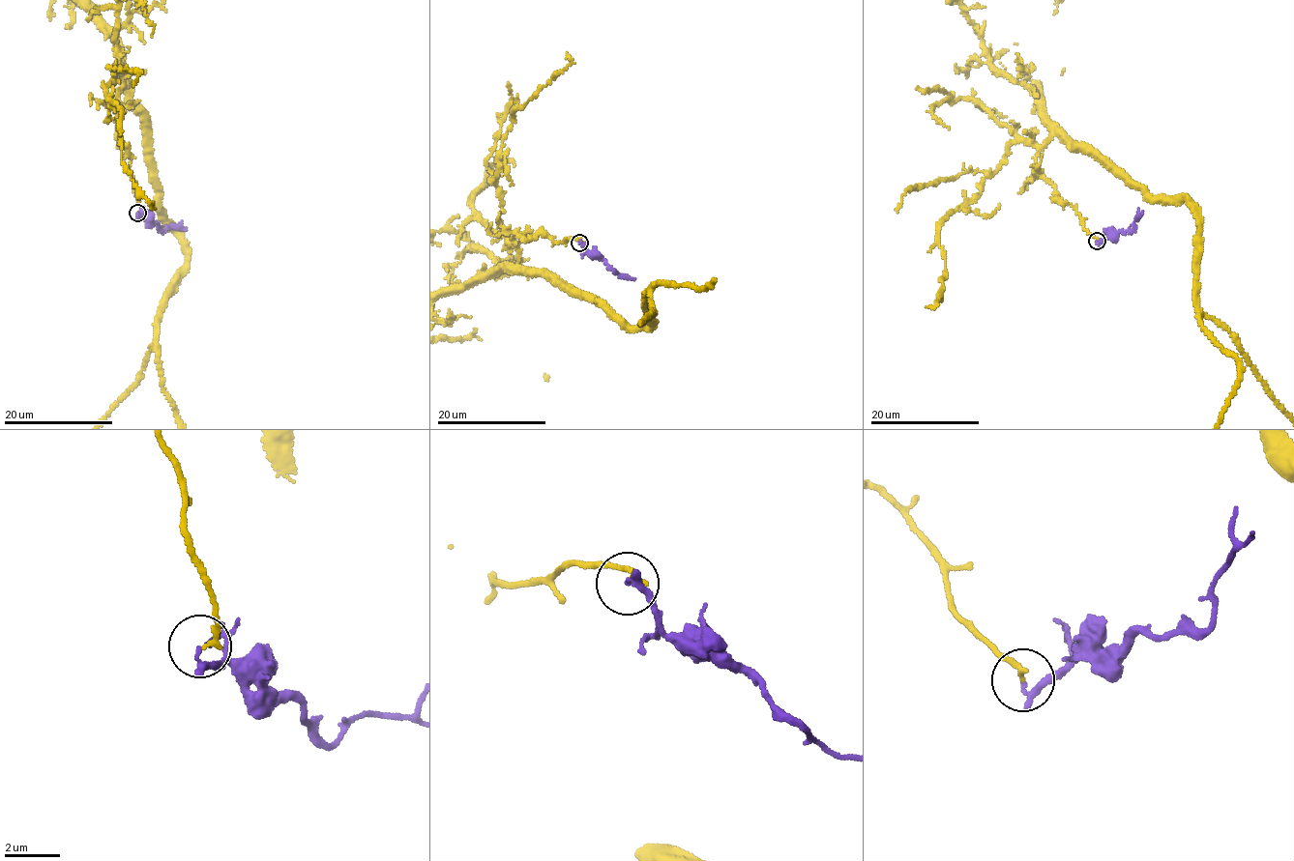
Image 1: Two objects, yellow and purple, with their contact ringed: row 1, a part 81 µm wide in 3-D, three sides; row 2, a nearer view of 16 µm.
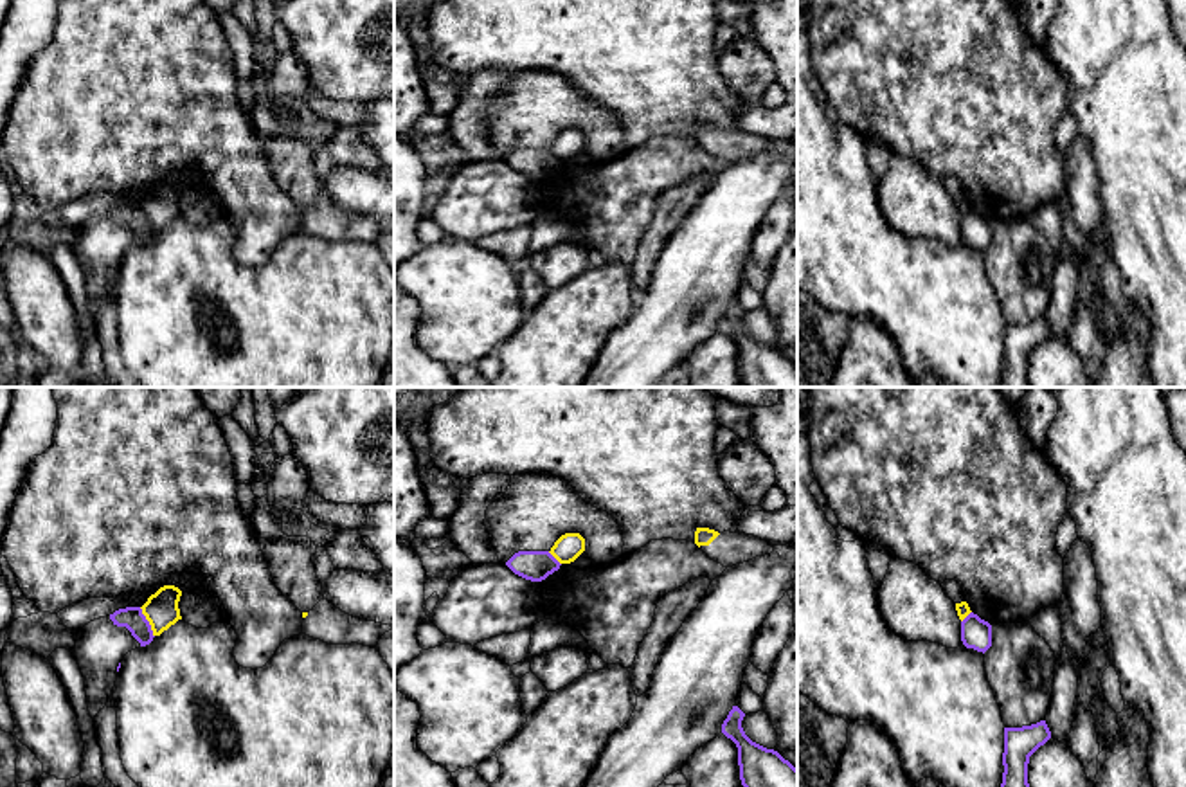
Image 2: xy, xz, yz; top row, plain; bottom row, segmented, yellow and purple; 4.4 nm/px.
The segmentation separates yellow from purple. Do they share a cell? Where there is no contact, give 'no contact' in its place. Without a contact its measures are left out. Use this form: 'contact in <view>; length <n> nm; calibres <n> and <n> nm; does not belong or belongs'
contact in xy; length 150 nm; calibres 150 and 100 nm; does not belong

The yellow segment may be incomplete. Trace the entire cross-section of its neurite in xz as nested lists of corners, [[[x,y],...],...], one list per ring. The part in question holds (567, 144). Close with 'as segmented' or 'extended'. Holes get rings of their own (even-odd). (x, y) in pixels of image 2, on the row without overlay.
[[[565,130],[562,131],[554,142],[551,144],[551,151],[560,160],[574,158],[585,148],[585,135],[580,130]]] | as segmented

